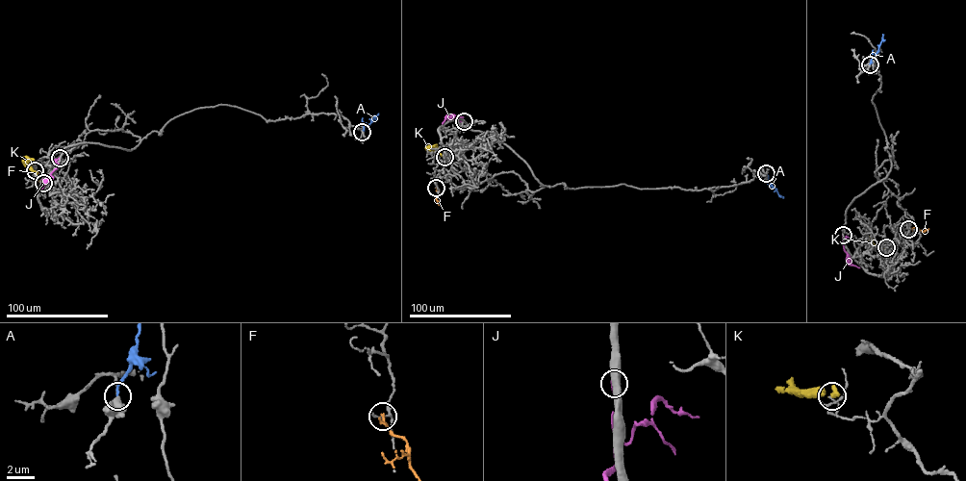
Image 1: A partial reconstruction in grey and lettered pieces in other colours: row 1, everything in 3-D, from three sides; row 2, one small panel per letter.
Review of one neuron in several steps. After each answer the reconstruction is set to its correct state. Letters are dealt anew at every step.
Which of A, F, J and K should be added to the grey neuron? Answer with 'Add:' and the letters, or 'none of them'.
Add: none of them

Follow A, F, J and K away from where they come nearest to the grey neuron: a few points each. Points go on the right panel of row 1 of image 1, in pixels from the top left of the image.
A: (870, 64), (877, 52), (882, 34)
F: (908, 229), (916, 227), (924, 231), (928, 228)
J: (843, 235), (844, 249), (851, 264), (859, 267)
K: (886, 247), (872, 245), (871, 238), (868, 238)

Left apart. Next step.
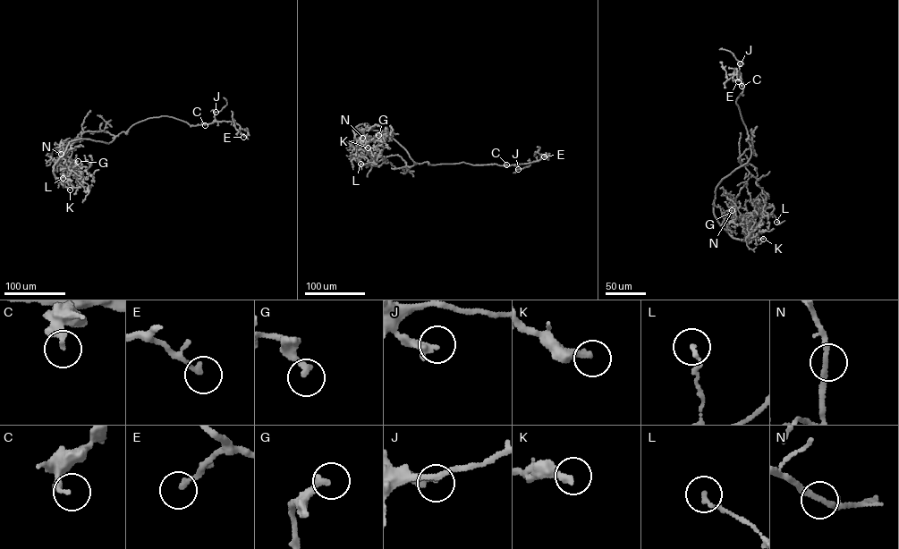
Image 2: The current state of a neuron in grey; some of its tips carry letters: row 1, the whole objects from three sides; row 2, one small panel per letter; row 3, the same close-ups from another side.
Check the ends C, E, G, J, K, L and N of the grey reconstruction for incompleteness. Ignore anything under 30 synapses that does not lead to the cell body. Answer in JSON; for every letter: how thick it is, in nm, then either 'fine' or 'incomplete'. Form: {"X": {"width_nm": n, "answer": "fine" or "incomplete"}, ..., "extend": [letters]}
{"C": {"width_nm": 240, "answer": "fine"}, "E": {"width_nm": 200, "answer": "fine"}, "G": {"width_nm": 240, "answer": "fine"}, "J": {"width_nm": 300, "answer": "fine"}, "K": {"width_nm": 320, "answer": "incomplete"}, "L": {"width_nm": 150, "answer": "fine"}, "N": {"width_nm": 180, "answer": "fine"}, "extend": ["K"]}

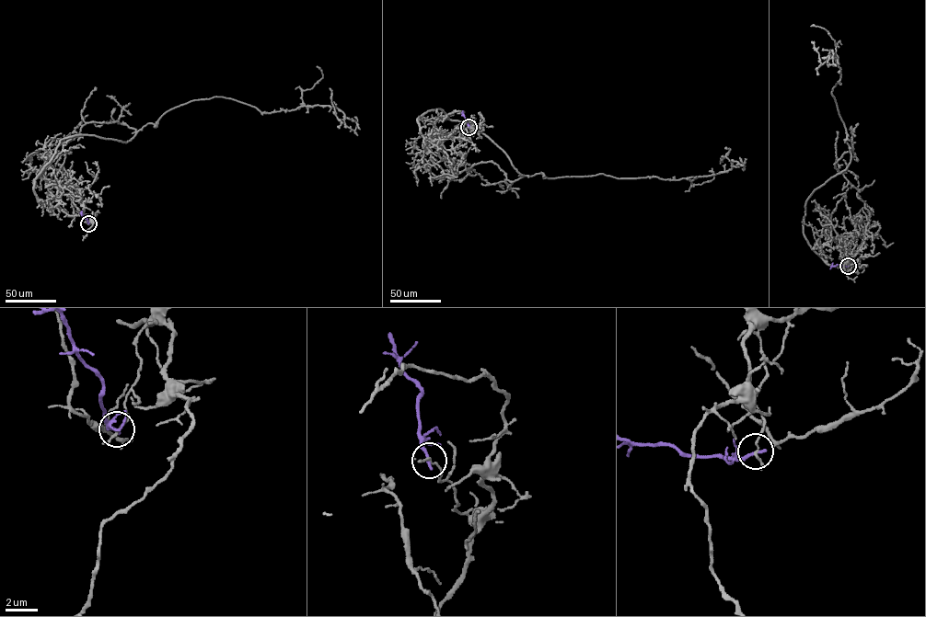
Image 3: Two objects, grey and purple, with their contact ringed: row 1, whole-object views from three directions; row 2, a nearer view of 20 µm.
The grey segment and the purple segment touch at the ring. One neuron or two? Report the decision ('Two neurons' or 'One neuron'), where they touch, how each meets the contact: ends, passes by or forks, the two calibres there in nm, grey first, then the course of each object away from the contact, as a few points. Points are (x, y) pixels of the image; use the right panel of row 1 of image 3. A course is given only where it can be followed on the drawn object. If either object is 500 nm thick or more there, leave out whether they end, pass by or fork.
Two neurons. Place: (848, 266). At the ring grey passes by. At the ring purple ends. Thickness 120 nm (grey) against 240 nm. Course of grey: (848, 266), (855, 254), (829, 265), (804, 234), (808, 198), (850, 157), (831, 93), (840, 68), (812, 41). Course of purple: (848, 266), (837, 264), (830, 268)

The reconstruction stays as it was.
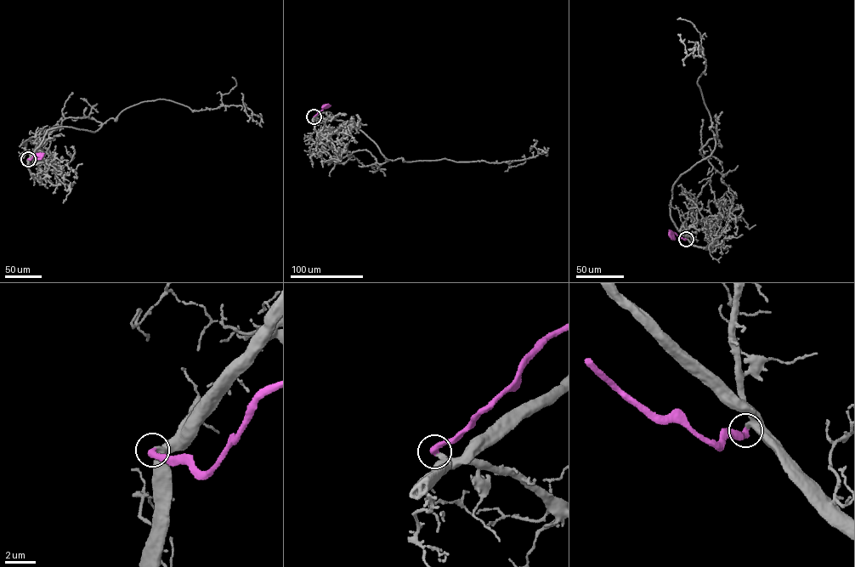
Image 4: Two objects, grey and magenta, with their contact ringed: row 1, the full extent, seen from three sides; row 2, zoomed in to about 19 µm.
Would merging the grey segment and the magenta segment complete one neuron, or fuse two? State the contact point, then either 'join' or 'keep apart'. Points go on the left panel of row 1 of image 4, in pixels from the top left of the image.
(28, 159) | join

